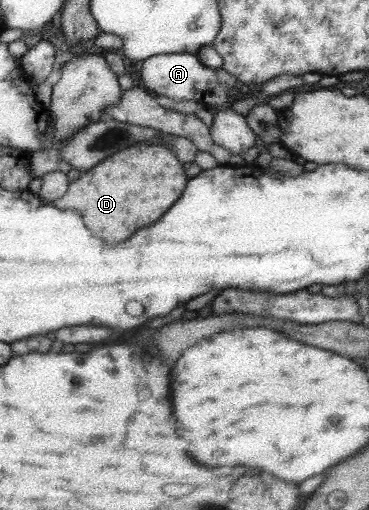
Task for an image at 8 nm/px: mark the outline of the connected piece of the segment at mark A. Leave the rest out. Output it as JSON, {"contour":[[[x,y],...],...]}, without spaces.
{"contour":[[[171,53],[158,54],[141,64],[141,82],[148,92],[165,96],[169,100],[195,100],[209,108],[216,108],[227,100],[227,90],[235,84],[235,78],[221,68],[213,70],[203,66],[196,54]]]}

